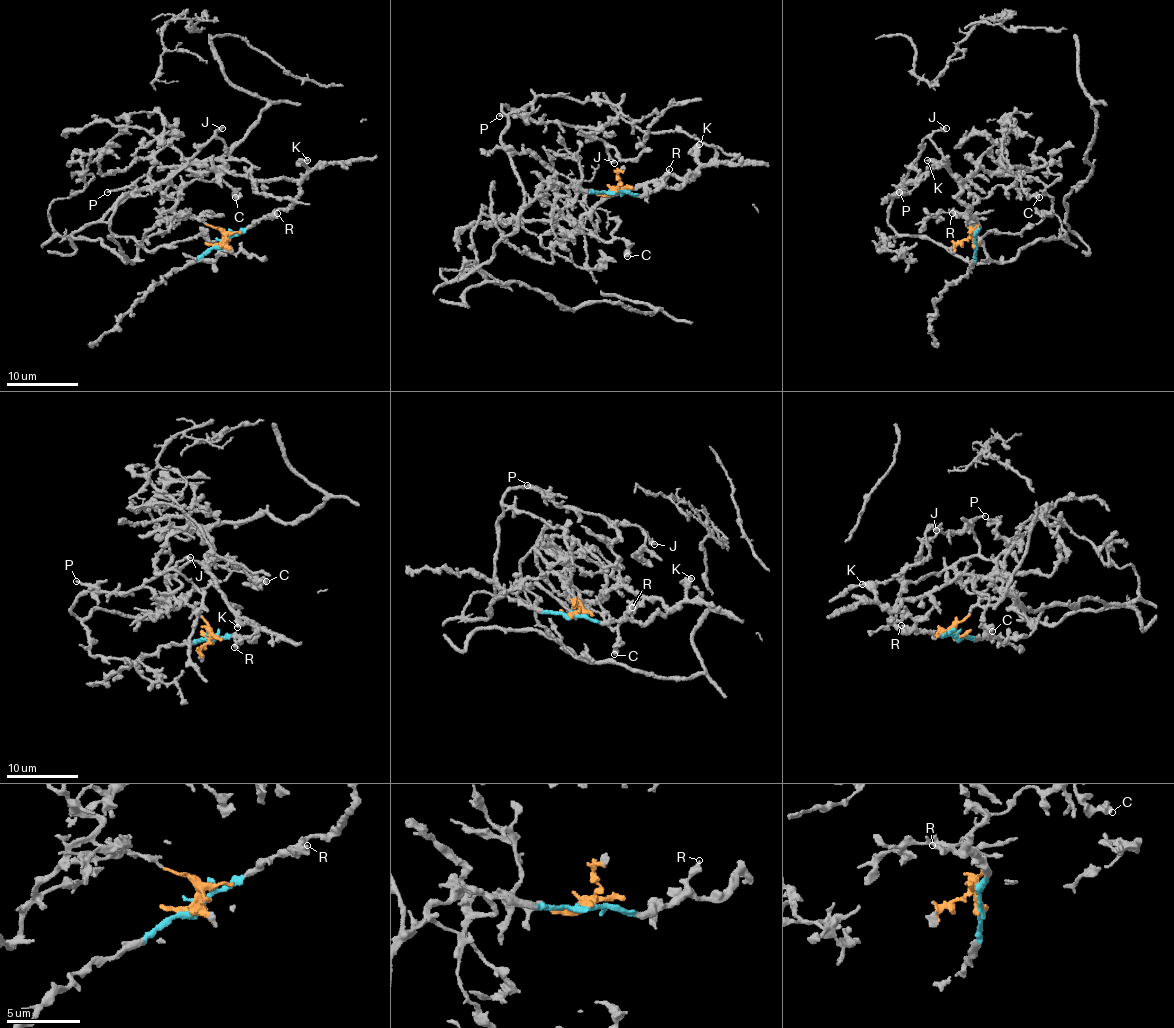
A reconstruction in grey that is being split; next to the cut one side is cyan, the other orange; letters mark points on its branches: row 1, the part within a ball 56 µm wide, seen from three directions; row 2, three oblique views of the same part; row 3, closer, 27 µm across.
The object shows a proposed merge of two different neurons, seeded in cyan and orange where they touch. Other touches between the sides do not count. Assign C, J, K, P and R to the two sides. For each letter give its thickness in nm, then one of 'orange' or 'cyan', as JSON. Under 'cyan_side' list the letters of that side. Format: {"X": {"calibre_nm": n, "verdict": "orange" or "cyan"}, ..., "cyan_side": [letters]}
{"C": {"calibre_nm": 500, "verdict": "orange"}, "J": {"calibre_nm": 380, "verdict": "orange"}, "K": {"calibre_nm": 400, "verdict": "cyan"}, "P": {"calibre_nm": 190, "verdict": "orange"}, "R": {"calibre_nm": 400, "verdict": "cyan"}, "cyan_side": ["K", "R"]}

